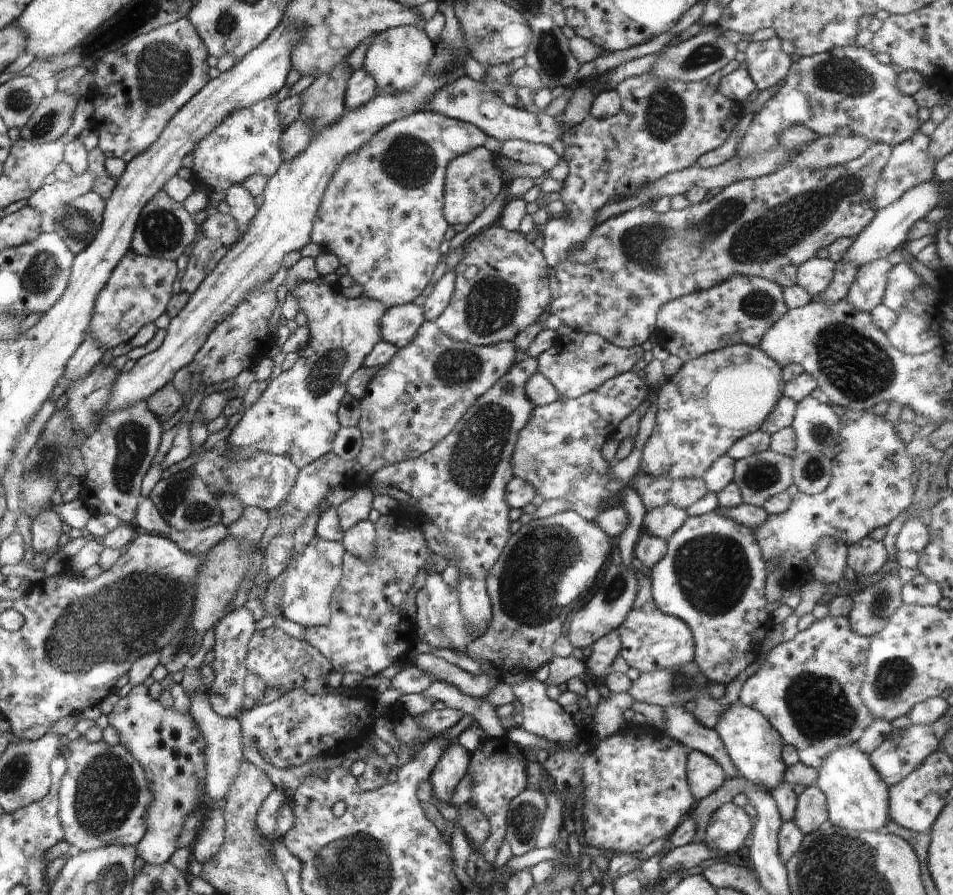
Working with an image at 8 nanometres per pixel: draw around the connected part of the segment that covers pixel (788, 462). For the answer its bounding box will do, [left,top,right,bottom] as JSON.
[733,448,793,507]

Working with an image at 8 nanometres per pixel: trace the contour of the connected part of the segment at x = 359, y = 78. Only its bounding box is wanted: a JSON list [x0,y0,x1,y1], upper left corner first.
[344,68,378,112]

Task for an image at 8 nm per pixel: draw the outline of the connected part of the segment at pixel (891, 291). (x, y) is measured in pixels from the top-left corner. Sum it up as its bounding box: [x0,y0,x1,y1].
[882,260,922,312]

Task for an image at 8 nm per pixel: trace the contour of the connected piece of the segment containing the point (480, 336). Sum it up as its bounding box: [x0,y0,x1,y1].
[434,224,550,346]

